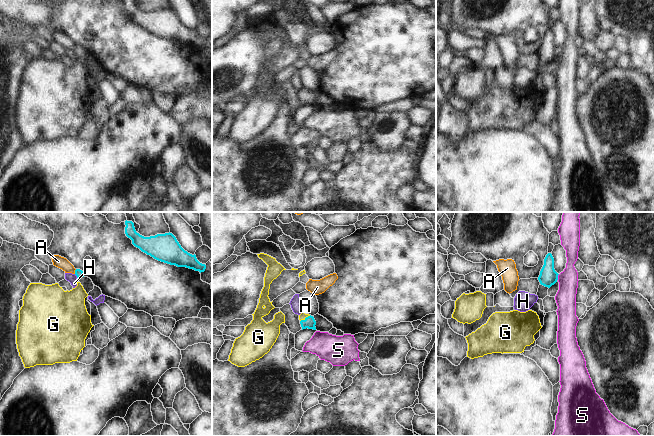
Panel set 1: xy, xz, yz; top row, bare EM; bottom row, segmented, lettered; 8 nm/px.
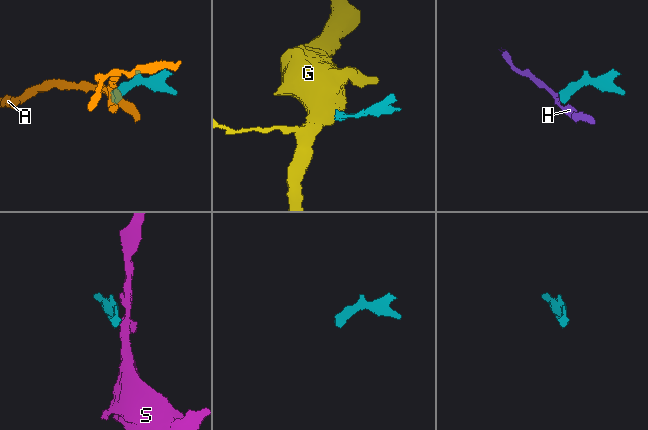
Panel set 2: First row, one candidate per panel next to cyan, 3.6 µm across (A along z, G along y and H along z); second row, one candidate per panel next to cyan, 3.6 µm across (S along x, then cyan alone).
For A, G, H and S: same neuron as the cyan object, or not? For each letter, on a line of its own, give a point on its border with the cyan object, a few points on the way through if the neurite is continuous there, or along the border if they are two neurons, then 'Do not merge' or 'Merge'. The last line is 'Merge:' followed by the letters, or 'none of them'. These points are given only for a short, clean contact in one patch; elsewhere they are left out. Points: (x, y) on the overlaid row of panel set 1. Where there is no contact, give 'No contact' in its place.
A: Touches cyan at xy (75, 271). Boundary: xy (76, 269), (74, 273). Do not merge
G: Touches cyan at xz (306, 317). Path across: xz (309, 322), (306, 317), (302, 316). Merge
H: Touches cyan at xy (76, 275). Do not merge
S: Touches cyan at yz (557, 277). Boundary: yz (559, 274), (557, 279). Do not merge
Merge: G

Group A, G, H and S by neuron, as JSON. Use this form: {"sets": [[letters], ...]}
{"sets": [["A"], ["G"], ["H"], ["S"]]}

